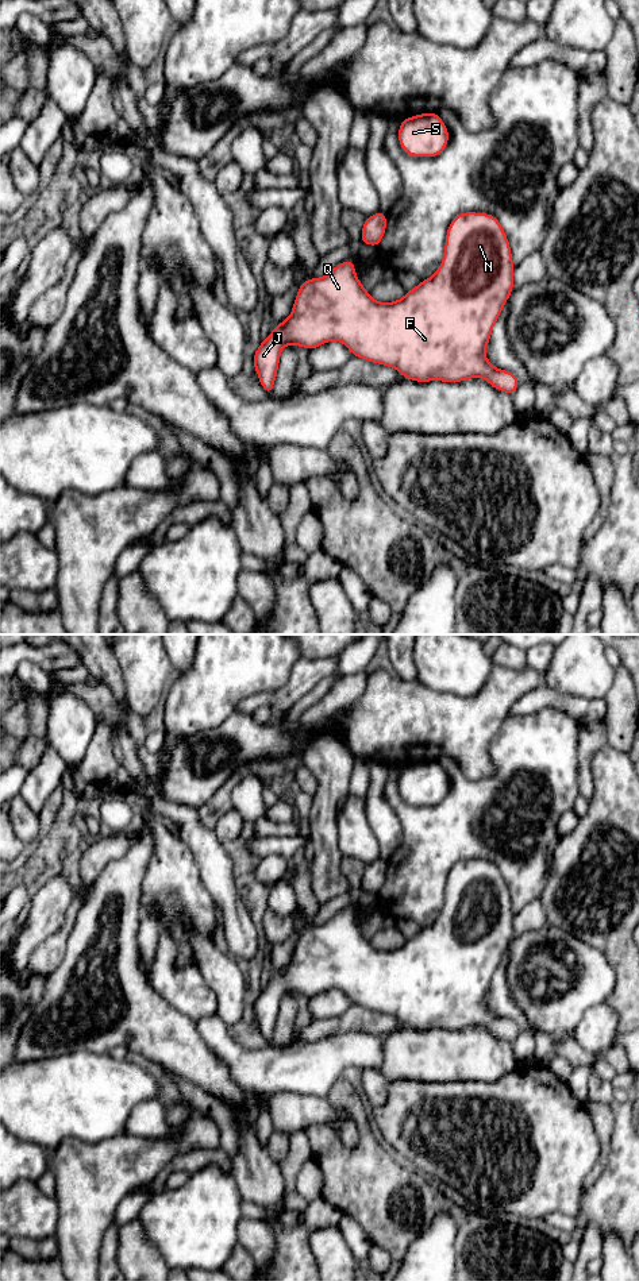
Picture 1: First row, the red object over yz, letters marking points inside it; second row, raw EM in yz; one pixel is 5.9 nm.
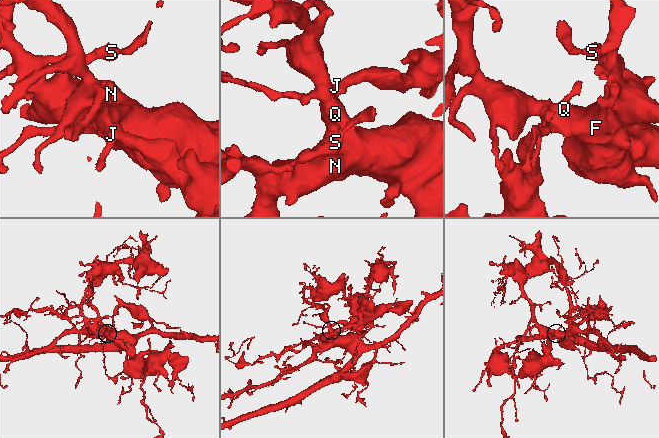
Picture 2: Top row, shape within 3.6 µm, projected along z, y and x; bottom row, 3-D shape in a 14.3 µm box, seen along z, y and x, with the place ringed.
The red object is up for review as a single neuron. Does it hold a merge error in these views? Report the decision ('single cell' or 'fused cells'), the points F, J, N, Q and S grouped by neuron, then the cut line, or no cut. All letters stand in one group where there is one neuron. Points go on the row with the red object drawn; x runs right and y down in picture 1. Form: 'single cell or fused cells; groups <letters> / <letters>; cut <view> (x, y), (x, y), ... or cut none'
single cell; groups F J N Q S; cut none

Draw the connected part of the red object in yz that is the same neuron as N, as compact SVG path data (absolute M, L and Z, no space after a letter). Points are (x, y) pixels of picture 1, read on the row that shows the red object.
M459 213L446 232L444 255L436 273L421 279L401 300L374 301L357 278L353 258L324 277L303 282L290 316L261 342L253 366L266 396L270 396L280 355L288 343L311 351L338 340L354 356L393 367L411 381L462 382L485 378L492 387L513 394L520 385L517 377L496 369L485 358L492 329L513 289L513 271L511 246L497 217L489 213Z

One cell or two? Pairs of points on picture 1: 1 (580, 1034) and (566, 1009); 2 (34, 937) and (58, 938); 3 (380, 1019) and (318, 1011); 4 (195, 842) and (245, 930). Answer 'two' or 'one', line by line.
1: two
2: two
3: two
4: one

